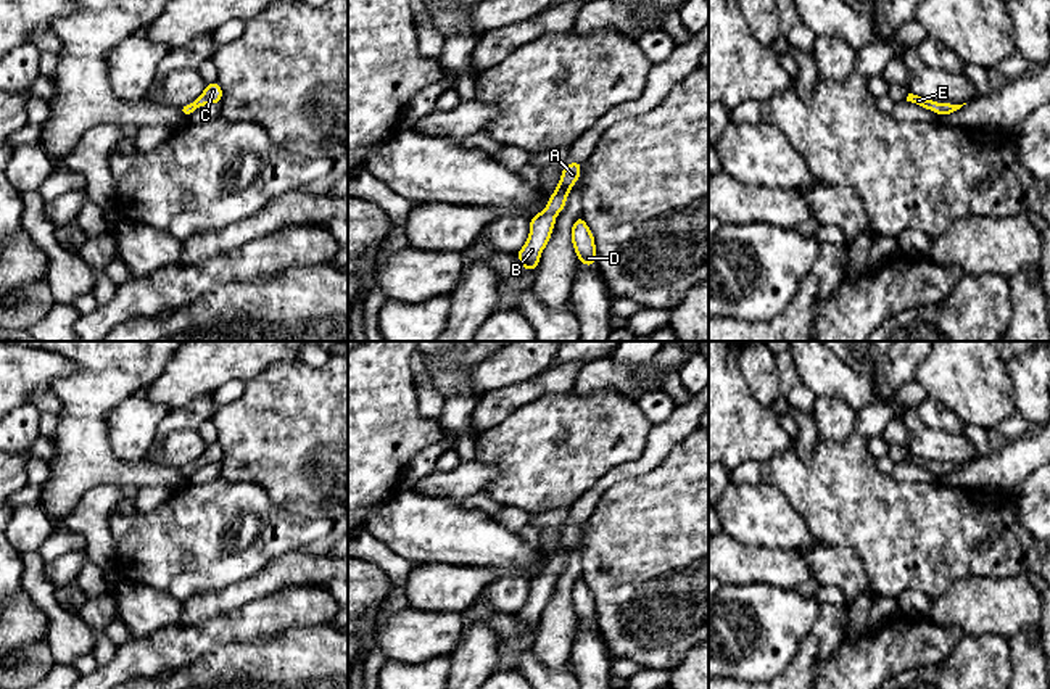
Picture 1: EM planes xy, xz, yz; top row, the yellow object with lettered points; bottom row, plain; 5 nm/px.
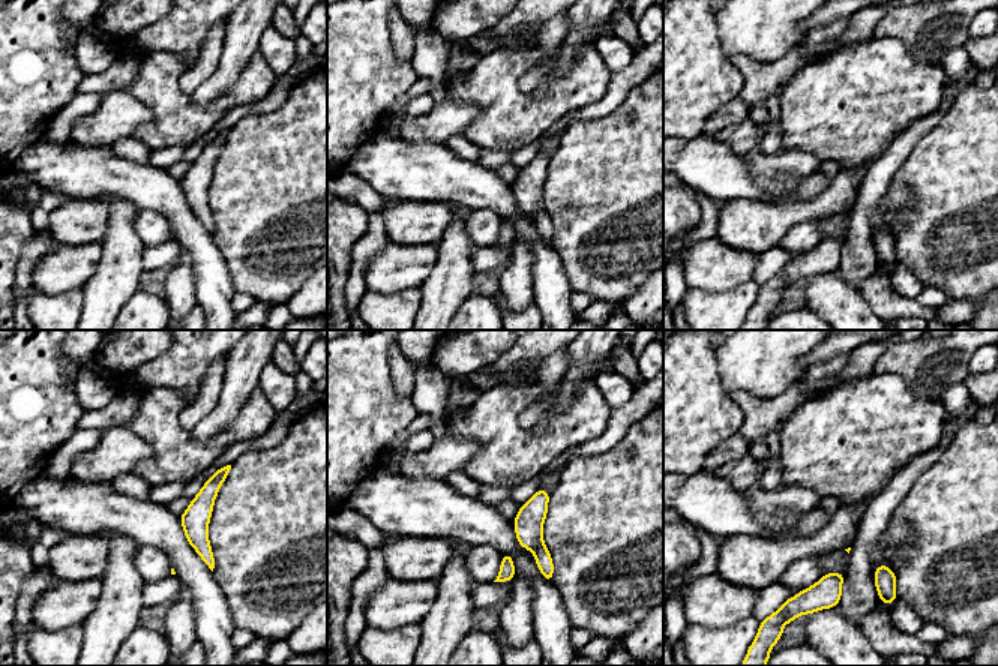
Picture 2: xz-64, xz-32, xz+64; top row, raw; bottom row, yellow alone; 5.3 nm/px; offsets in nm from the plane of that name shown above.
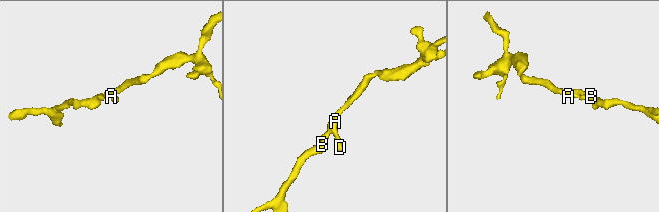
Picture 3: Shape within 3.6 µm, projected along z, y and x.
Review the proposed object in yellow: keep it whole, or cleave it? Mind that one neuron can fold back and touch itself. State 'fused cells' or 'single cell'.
single cell

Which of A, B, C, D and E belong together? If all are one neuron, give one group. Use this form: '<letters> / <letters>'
A B C D E

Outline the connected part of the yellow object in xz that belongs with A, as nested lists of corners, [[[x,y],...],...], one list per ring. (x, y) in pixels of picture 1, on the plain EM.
[[[575,522],[564,528],[559,547],[554,551],[548,562],[548,568],[539,575],[530,580],[530,596],[525,607],[517,612],[517,618],[520,620],[525,633],[535,631],[539,623],[539,615],[543,613],[544,607],[548,605],[556,575],[562,573],[565,568],[567,555],[575,543],[580,539],[581,523]]]

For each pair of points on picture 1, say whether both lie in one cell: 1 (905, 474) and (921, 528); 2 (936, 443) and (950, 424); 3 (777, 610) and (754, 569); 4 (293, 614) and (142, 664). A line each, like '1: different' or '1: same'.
1: different
2: different
3: different
4: same

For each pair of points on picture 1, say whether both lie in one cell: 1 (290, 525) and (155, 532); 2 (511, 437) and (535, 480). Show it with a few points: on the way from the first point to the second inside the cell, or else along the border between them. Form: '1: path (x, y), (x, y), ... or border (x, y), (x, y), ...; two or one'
1: path (256, 523), (232, 522), (221, 532), (189, 532); one
2: path (522, 448), (535, 469); one

